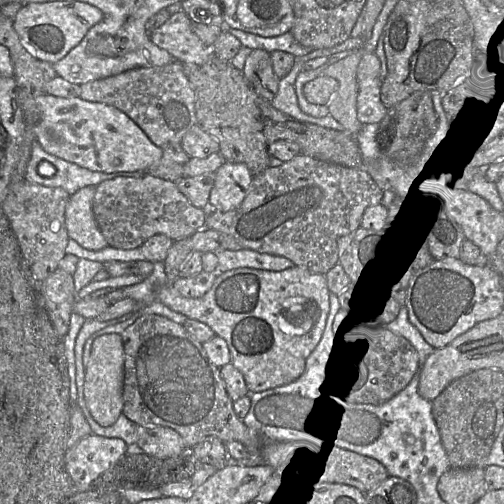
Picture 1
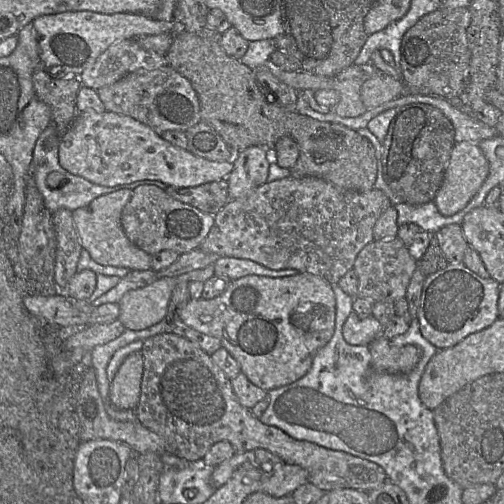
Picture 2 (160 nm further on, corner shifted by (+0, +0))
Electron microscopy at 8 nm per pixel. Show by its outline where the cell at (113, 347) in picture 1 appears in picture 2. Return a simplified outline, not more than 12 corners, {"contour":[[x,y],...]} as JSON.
{"contour":[[141,352],[129,355],[110,382],[110,401],[134,410],[143,376]]}

